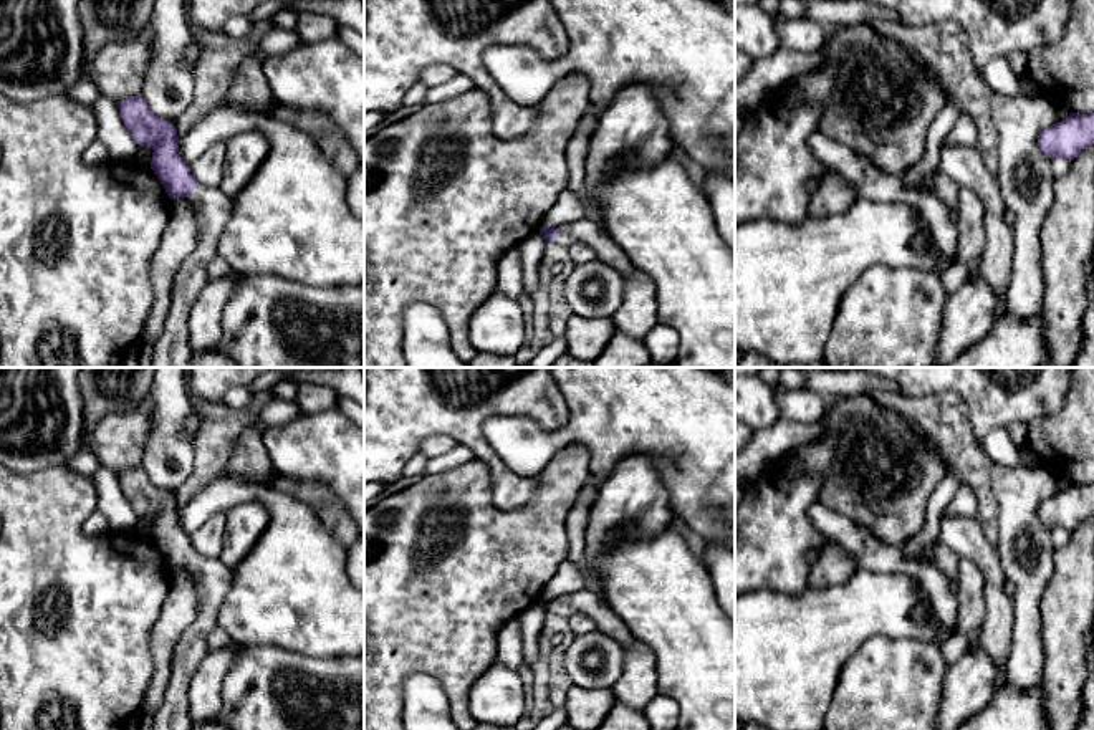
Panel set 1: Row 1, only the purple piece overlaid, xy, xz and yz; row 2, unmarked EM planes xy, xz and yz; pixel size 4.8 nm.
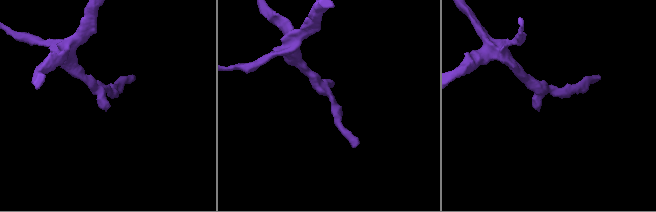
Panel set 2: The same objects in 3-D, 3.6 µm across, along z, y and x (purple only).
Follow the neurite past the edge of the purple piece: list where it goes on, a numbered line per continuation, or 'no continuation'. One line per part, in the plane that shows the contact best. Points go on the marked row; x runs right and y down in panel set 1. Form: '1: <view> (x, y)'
1: xz (586, 230)

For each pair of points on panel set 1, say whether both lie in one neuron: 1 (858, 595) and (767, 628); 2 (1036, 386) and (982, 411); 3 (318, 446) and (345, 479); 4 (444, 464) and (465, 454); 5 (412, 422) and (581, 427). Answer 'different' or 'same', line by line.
1: same
2: same
3: same
4: same
5: different

